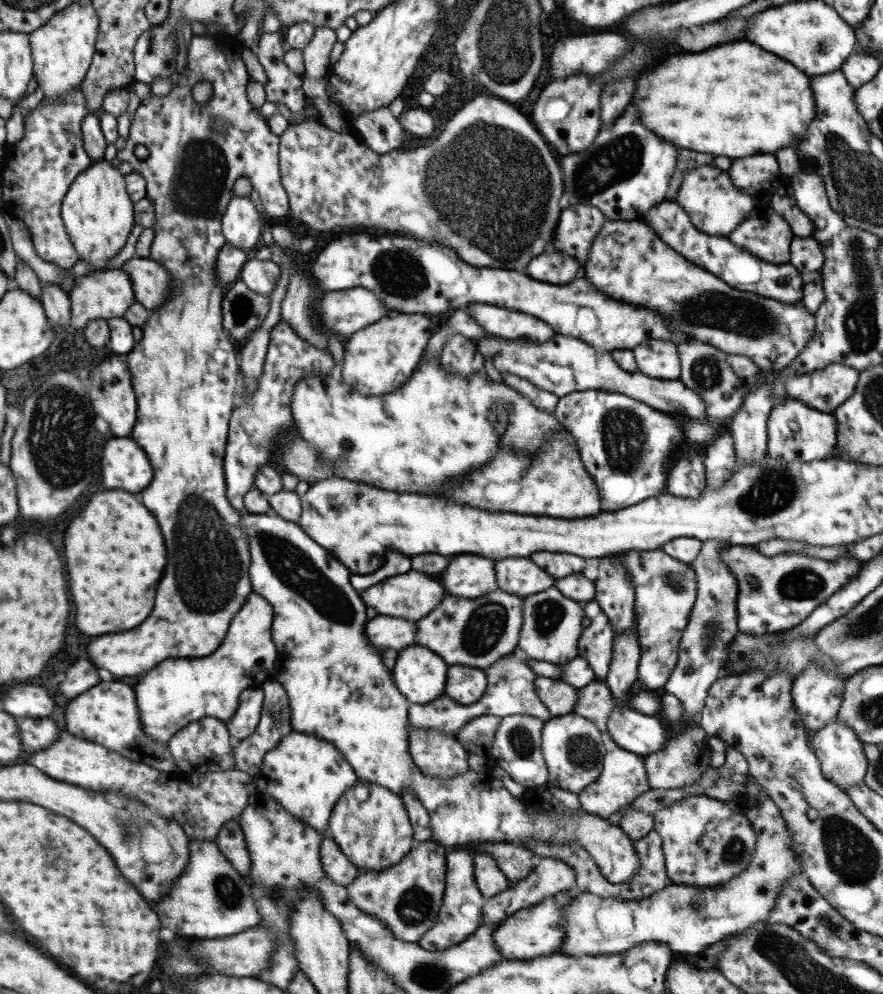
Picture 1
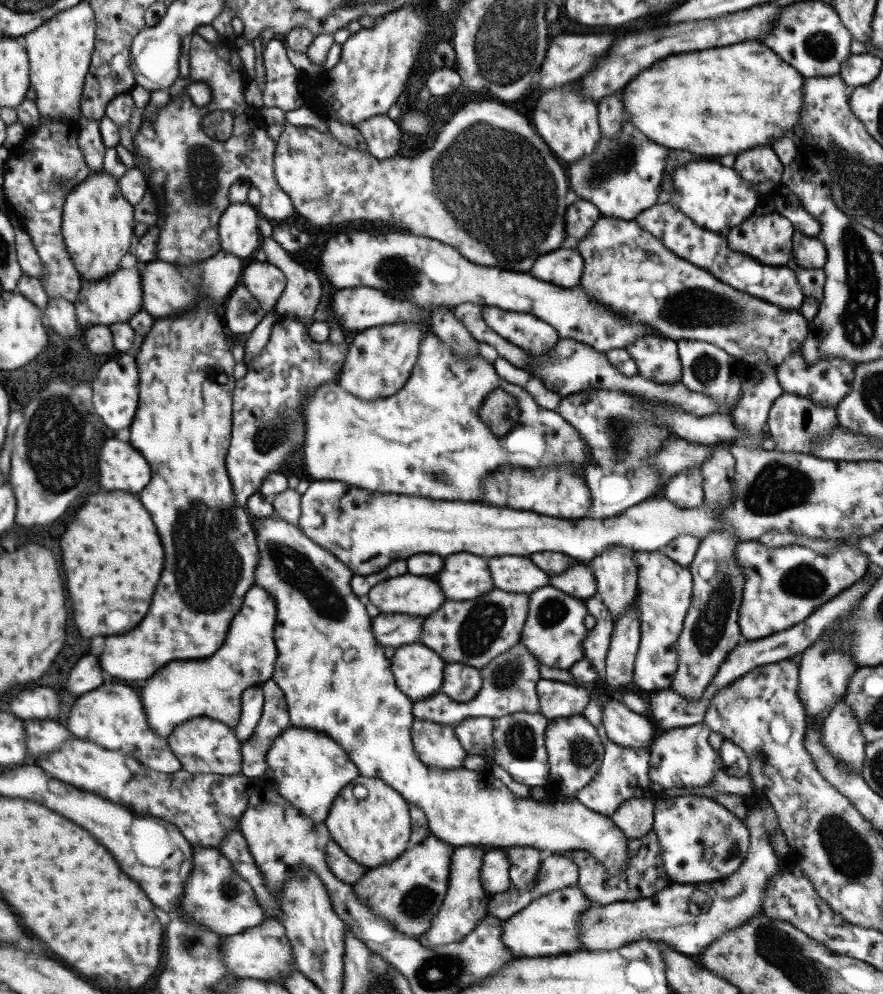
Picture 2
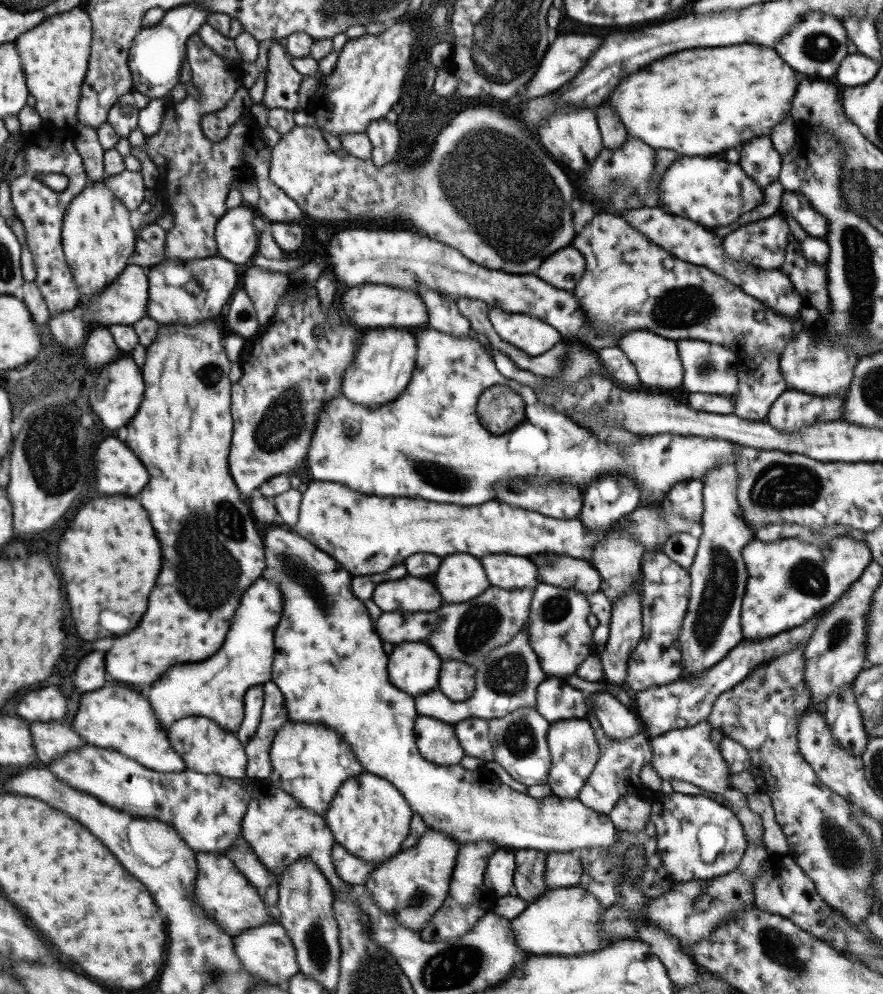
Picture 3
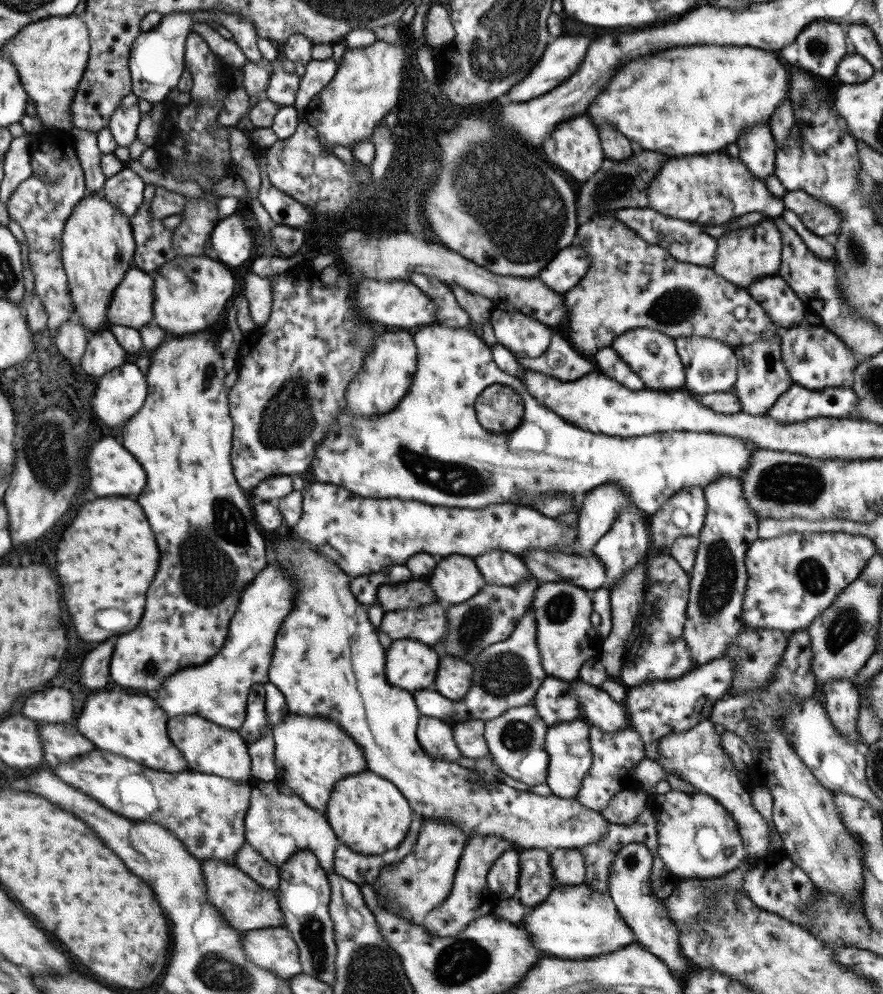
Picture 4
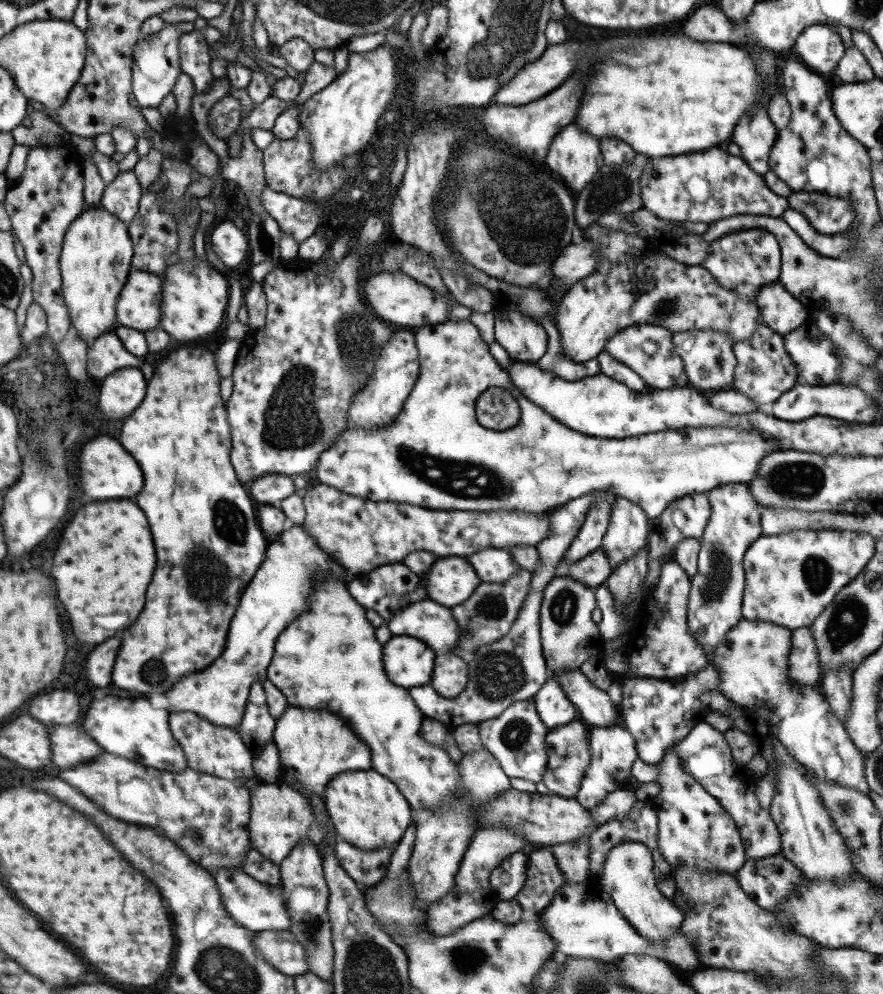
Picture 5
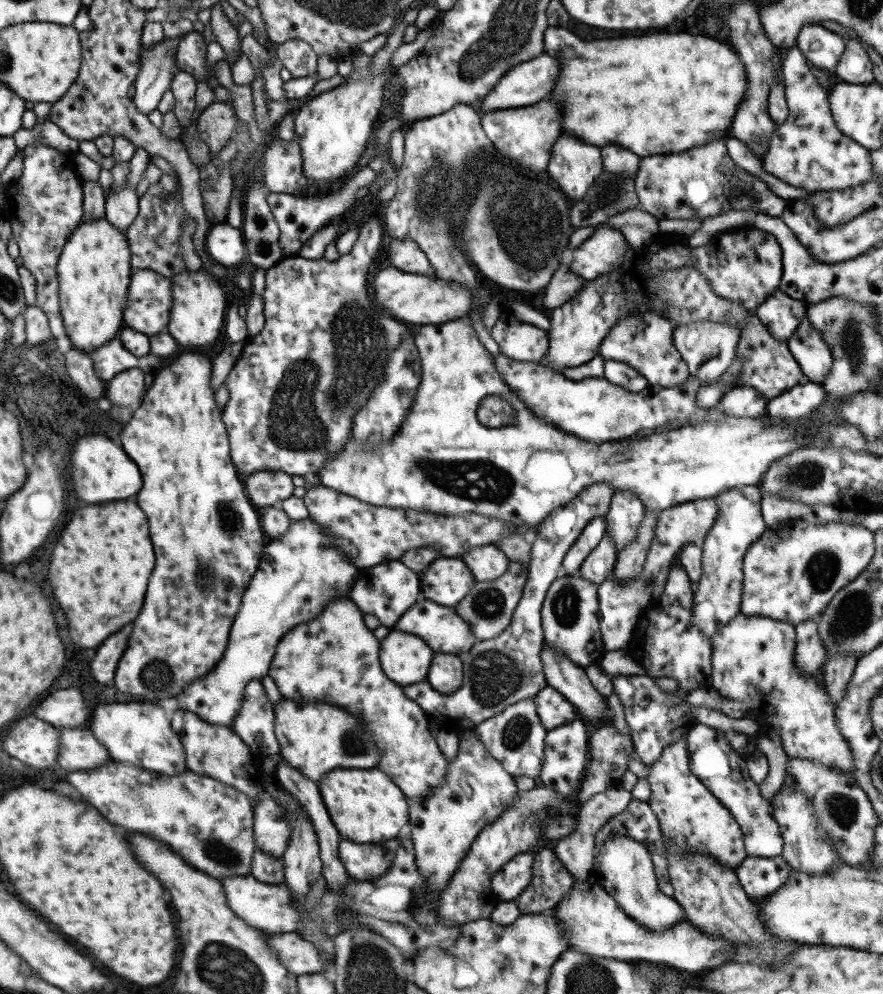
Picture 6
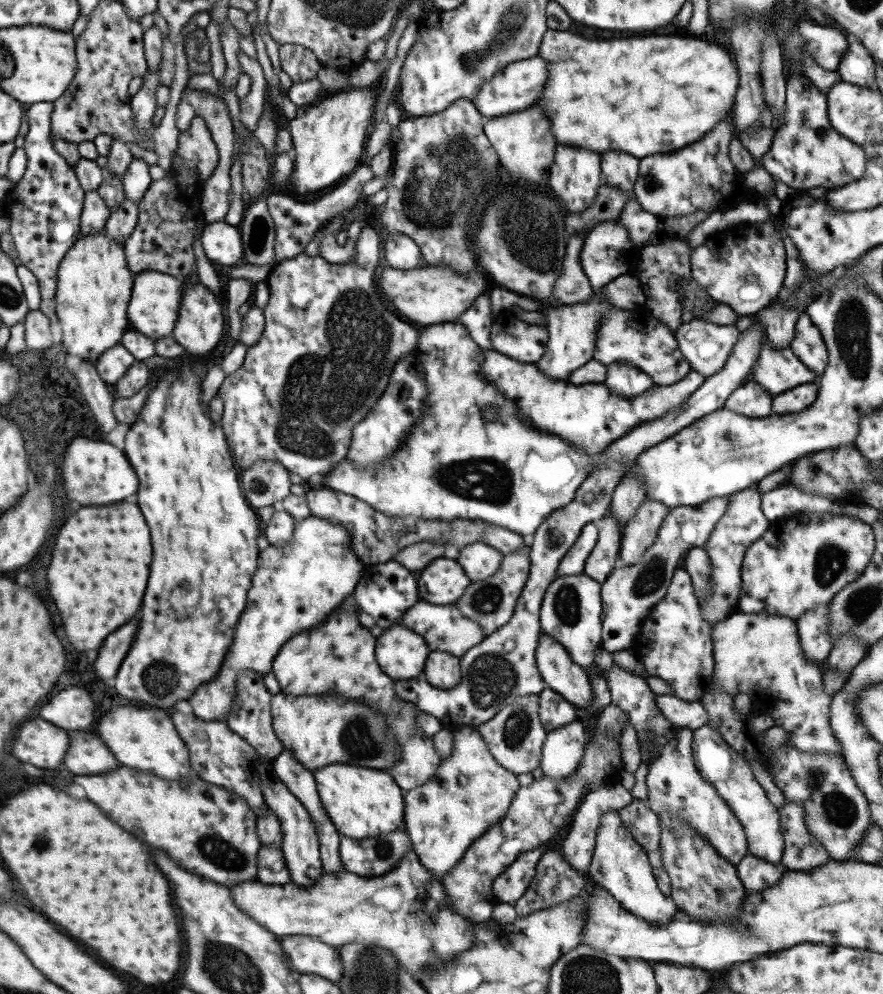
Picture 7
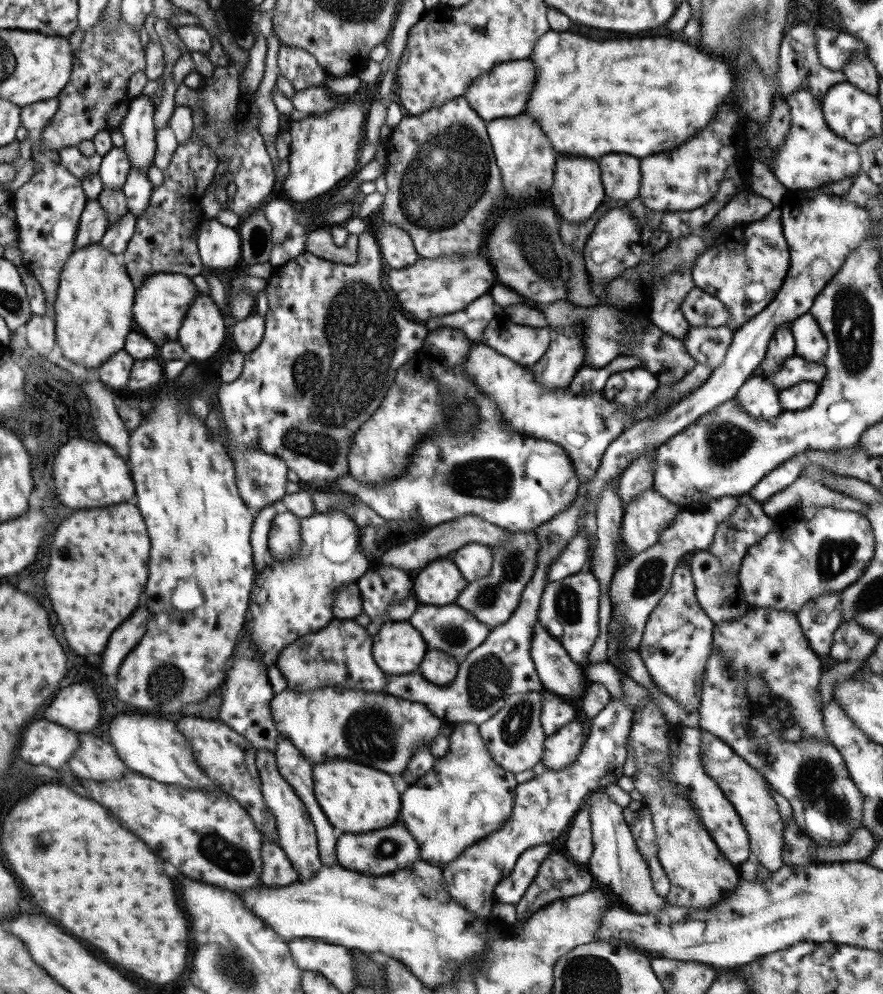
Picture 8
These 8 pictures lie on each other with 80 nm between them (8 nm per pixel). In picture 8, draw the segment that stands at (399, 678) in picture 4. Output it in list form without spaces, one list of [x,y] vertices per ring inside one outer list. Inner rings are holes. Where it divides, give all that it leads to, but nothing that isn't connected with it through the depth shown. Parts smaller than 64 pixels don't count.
[[[389,620],[373,635],[371,654],[385,674],[409,674],[417,670],[425,654],[425,642],[407,622]]]

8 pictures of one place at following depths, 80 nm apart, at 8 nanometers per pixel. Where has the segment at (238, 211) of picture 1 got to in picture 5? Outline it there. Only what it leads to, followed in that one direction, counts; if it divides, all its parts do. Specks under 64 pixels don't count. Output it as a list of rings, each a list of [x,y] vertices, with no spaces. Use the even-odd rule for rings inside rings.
[[[228,218],[212,227],[209,234],[211,250],[218,256],[221,266],[231,268],[247,258],[248,241],[244,228],[238,228]]]

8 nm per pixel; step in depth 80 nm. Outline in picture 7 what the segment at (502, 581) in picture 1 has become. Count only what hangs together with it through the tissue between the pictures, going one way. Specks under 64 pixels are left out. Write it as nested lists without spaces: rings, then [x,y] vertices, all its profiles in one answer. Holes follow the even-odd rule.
[[[481,541],[465,545],[457,556],[469,581],[483,581],[495,575],[501,559],[502,553]]]

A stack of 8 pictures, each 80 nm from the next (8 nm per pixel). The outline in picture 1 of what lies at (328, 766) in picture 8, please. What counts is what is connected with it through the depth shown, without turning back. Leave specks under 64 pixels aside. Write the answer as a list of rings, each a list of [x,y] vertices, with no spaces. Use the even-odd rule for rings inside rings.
[[[357,780],[357,785],[367,787],[368,796],[362,802],[353,795],[349,787],[332,808],[326,836],[361,871],[379,871],[397,864],[415,845],[407,811],[400,795],[374,783]]]

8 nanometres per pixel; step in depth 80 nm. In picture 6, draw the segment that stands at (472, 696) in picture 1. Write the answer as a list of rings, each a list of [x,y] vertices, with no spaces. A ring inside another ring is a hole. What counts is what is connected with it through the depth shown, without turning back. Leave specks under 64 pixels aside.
[[[435,654],[427,672],[427,682],[437,694],[451,694],[461,686],[461,660],[451,654]]]

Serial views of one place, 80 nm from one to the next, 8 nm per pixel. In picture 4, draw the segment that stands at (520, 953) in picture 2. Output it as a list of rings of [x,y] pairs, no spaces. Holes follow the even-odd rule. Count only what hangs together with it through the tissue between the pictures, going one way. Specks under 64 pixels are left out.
[[[583,883],[554,886],[545,897],[545,900],[542,900],[534,907],[525,909],[517,926],[521,926],[523,931],[527,931],[531,935],[531,943],[533,943],[535,949],[543,950],[543,954],[546,956],[557,956],[560,959],[575,960],[575,958],[585,959],[587,957],[601,956],[601,954],[621,950],[627,944],[637,943],[631,930],[617,913],[608,893],[597,892]]]

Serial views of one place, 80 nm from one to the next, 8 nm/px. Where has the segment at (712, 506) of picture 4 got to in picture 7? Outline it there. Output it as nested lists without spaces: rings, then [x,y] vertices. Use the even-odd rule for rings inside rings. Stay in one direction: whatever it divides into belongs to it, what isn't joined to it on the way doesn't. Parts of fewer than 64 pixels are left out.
[[[756,486],[725,496],[727,510],[715,523],[709,538],[702,549],[707,553],[711,565],[711,582],[708,596],[700,603],[701,618],[712,627],[716,622],[725,620],[731,612],[736,611],[740,593],[740,571],[746,548],[755,543],[772,525],[760,510],[760,492]]]

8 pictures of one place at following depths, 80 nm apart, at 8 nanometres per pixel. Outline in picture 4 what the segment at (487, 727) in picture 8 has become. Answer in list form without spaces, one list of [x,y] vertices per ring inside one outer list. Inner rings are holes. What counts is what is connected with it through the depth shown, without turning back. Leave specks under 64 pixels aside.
[[[532,704],[517,706],[508,708],[501,717],[484,721],[483,738],[488,754],[501,772],[531,787],[543,784],[547,776],[548,754],[544,749],[547,727],[545,721],[536,714],[536,708]]]

